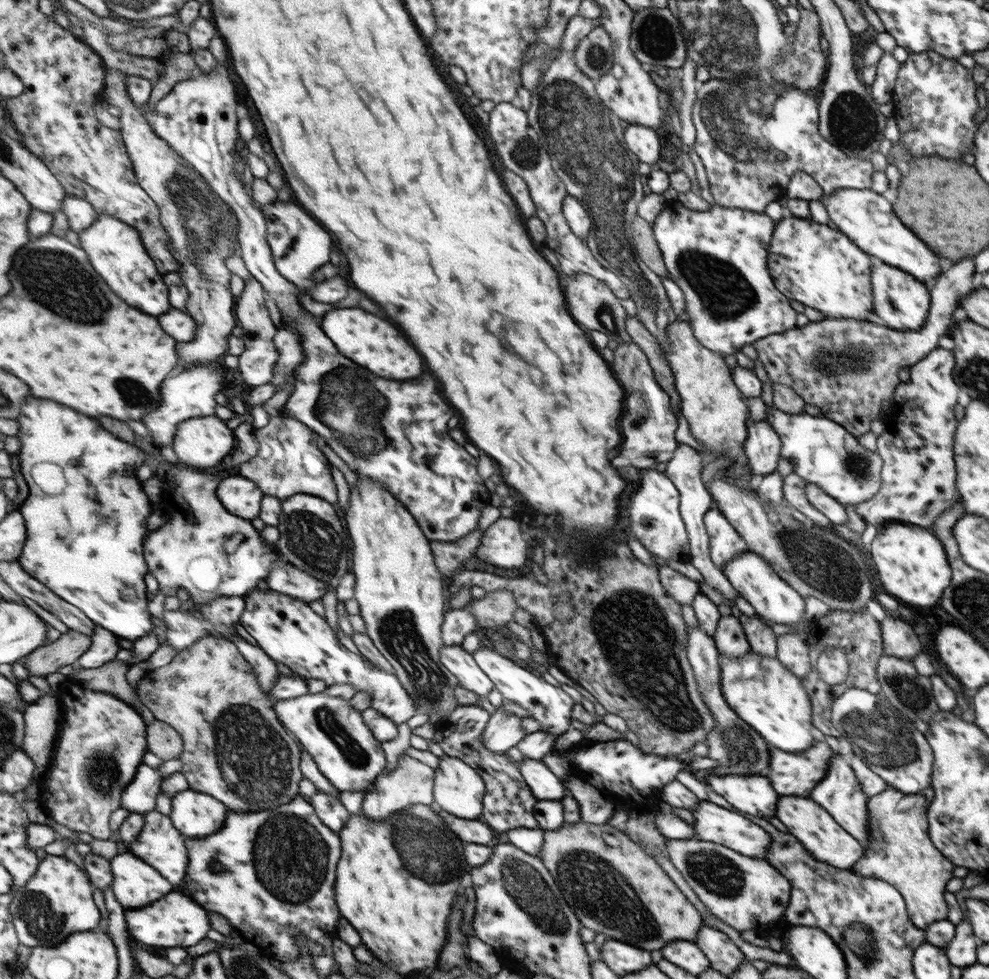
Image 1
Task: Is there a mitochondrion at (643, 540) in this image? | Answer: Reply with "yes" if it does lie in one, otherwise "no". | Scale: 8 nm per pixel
no

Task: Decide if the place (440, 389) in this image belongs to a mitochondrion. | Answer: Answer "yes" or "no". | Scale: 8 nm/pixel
no

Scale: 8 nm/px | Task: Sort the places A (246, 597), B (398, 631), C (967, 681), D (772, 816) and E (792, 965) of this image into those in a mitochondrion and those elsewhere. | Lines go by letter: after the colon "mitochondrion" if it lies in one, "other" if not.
A: other
B: mitochondrion
C: other
D: other
E: other

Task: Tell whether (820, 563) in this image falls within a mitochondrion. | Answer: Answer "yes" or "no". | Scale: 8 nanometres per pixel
yes

